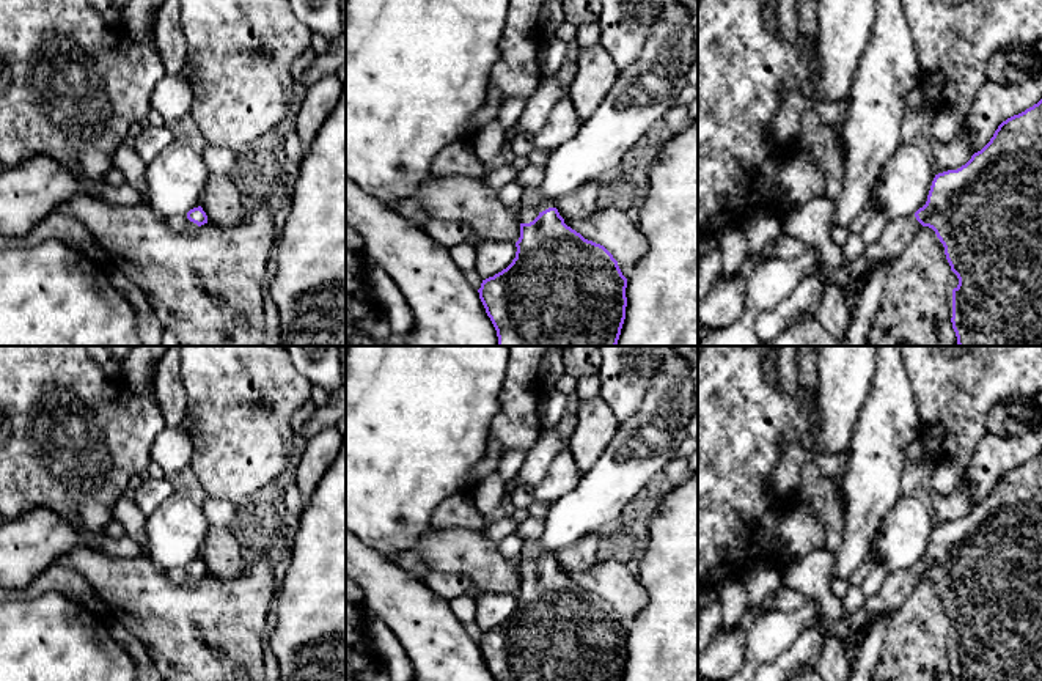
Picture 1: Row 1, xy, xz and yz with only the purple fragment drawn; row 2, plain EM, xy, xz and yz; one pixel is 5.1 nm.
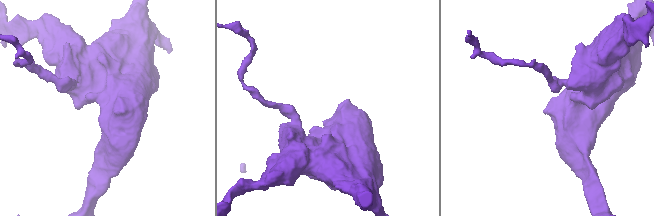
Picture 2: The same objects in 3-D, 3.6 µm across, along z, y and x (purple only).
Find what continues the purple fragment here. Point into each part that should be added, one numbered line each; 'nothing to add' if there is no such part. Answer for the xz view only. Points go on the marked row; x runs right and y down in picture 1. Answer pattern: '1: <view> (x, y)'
1: xz (532, 203)

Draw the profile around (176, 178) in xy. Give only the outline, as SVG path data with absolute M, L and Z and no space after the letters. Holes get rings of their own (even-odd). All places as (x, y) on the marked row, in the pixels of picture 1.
M176 138L148 162L145 173L148 206L165 219L184 215L201 206L201 195L211 176L203 156Z

